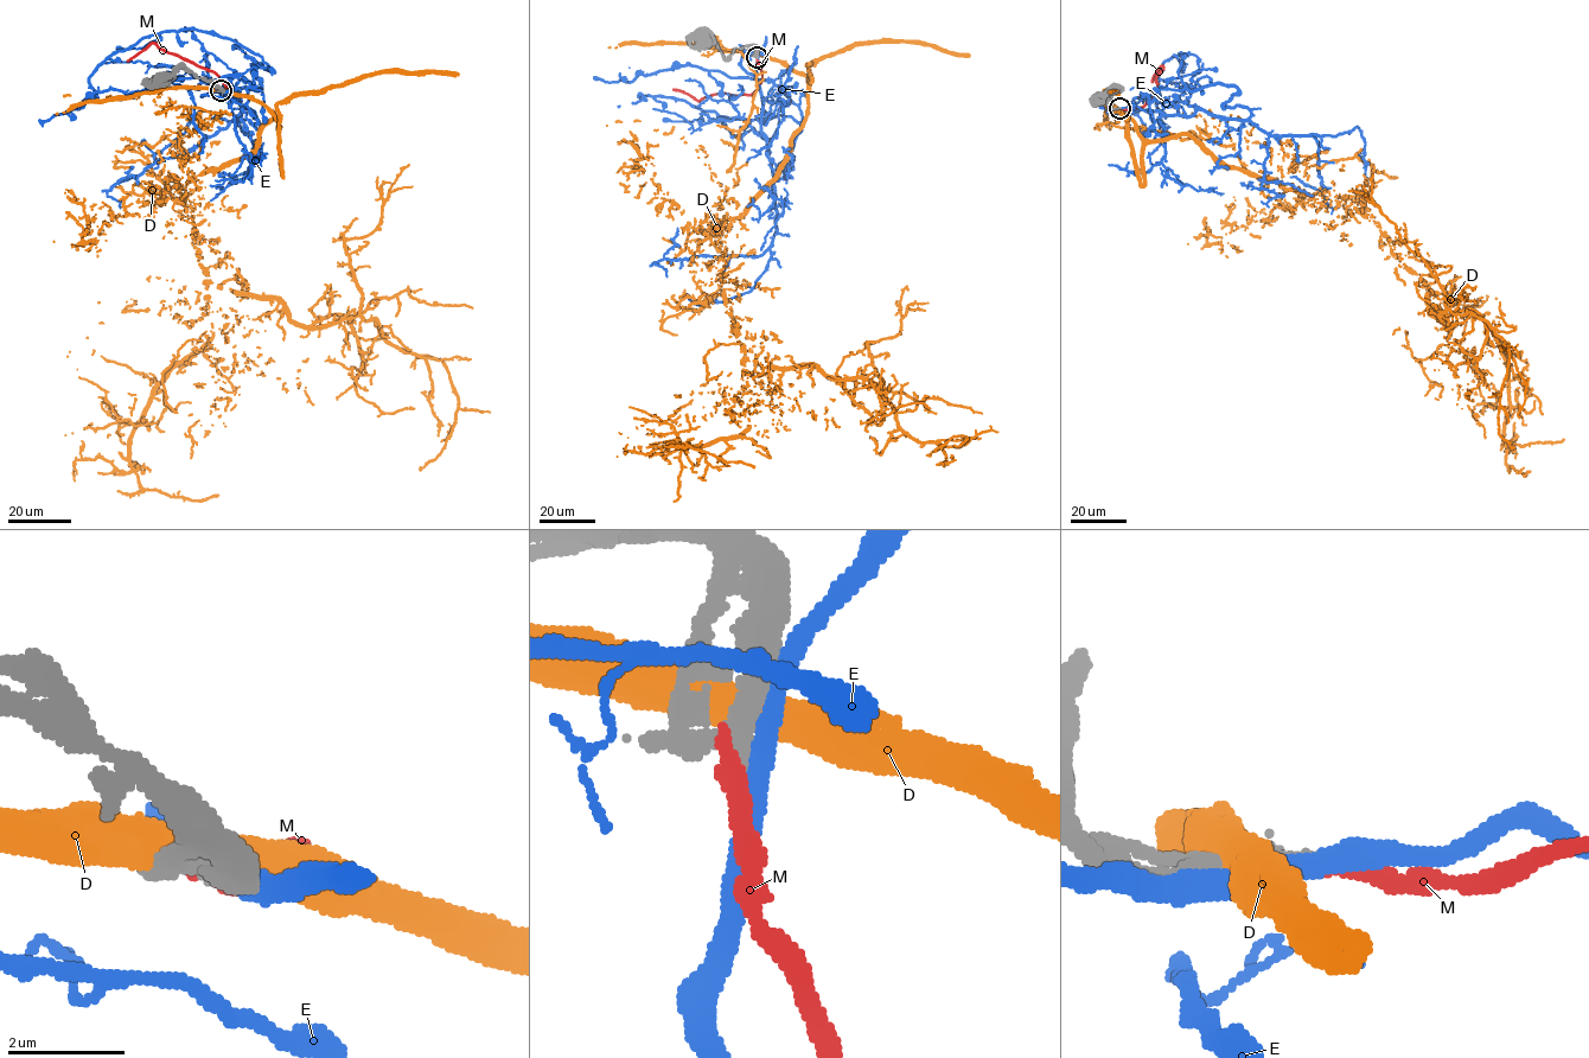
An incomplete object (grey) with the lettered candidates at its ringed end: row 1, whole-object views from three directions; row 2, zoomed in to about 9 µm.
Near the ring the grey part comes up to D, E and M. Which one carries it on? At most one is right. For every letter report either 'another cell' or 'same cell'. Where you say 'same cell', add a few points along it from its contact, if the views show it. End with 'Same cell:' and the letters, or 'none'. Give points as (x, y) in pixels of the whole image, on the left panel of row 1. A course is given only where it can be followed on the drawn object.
D: another cell
E: another cell
M: another cell
Same cell: none

